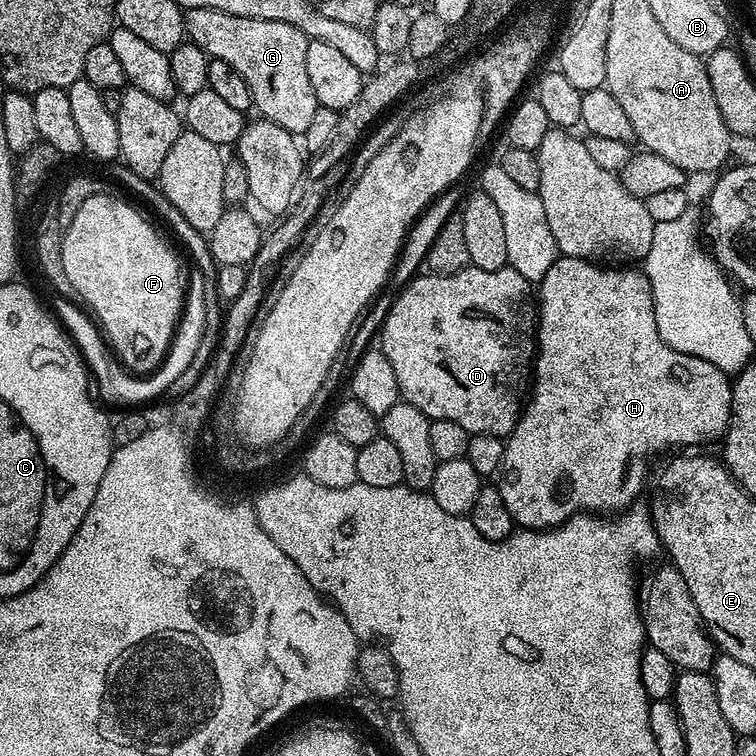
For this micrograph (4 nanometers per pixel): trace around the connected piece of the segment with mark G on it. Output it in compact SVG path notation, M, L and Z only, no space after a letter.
M189 8L184 17L186 36L214 60L234 66L250 86L252 103L261 117L293 134L302 134L318 107L310 74L306 74L308 36L286 22L231 16L213 8Z

